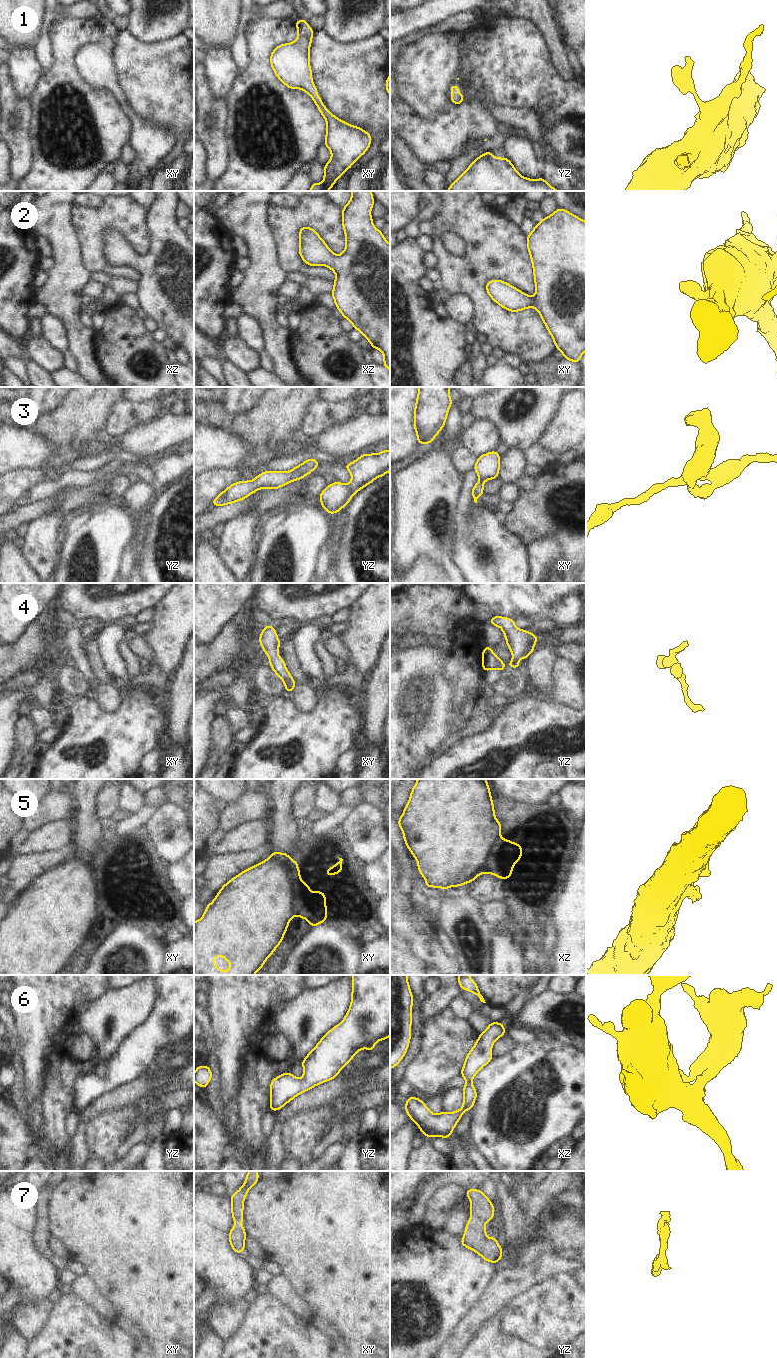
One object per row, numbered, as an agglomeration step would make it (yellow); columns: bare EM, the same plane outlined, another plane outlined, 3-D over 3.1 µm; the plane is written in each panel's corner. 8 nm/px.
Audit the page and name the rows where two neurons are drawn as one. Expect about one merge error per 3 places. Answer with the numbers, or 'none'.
none

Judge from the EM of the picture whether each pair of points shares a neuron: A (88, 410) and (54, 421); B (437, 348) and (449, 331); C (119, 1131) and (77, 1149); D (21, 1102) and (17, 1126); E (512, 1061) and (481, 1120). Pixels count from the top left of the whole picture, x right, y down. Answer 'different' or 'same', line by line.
A: same
B: same
C: different
D: different
E: same

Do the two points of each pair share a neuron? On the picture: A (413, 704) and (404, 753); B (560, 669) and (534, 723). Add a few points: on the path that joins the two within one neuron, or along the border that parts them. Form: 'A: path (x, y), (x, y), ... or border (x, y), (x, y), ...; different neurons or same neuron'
A: path (404, 716), (404, 741); same neuron
B: border (552, 701), (563, 703), (574, 709); different neurons

